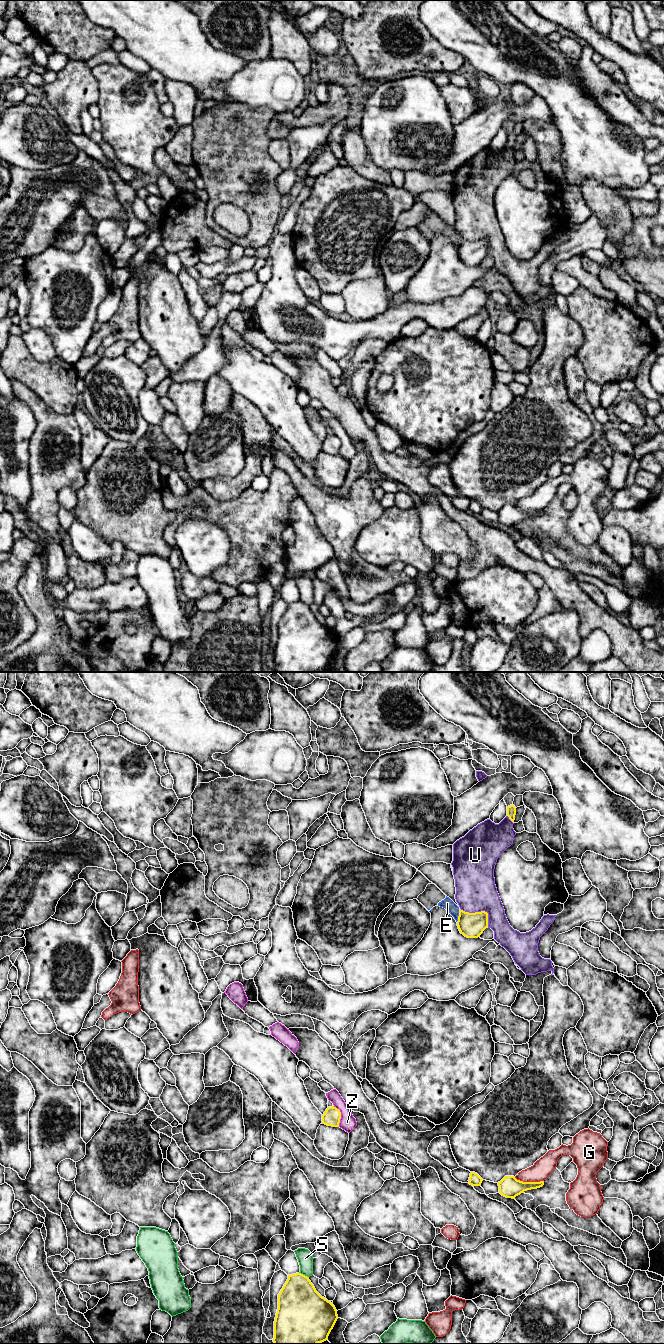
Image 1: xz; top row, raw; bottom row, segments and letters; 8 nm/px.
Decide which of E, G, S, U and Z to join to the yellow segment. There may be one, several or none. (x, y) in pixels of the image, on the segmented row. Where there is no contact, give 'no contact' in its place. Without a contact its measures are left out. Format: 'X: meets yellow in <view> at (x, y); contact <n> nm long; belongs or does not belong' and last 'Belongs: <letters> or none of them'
E: meets yellow in xz at (459, 915); contact 110 nm long; does not belong
G: meets yellow in xz at (528, 1182); contact 240 nm long; does not belong
S: meets yellow in xz at (304, 1275); contact 90 nm long; does not belong
U: meets yellow in xz at (480, 912); contact 280 nm long; does not belong
Z: meets yellow in xz at (340, 1115); contact 180 nm long; does not belong
Belongs: none of them

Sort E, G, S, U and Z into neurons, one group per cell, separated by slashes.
E / G / S / U / Z

